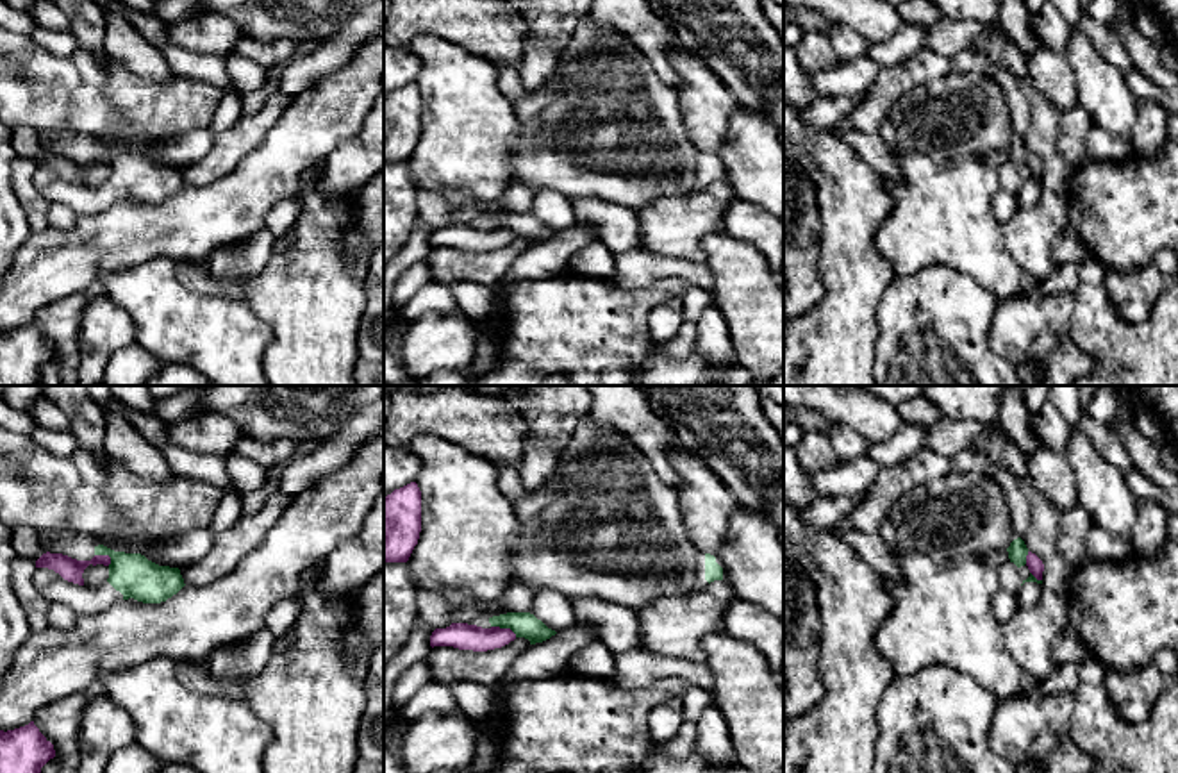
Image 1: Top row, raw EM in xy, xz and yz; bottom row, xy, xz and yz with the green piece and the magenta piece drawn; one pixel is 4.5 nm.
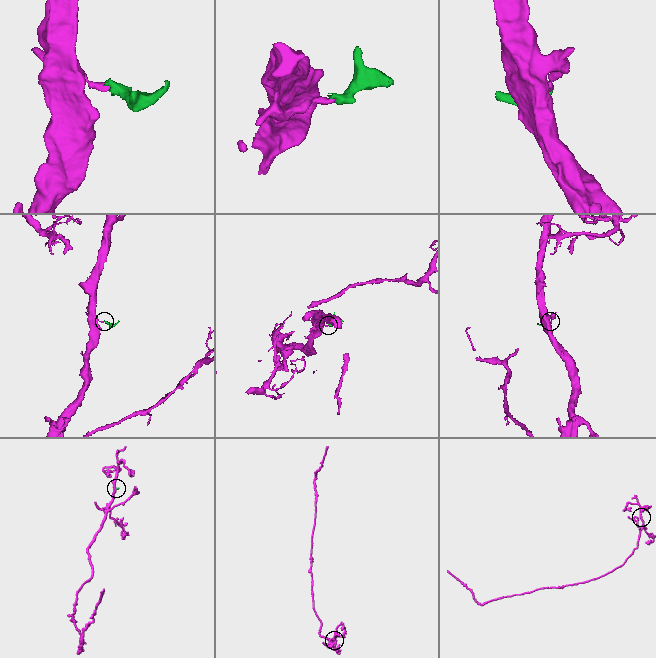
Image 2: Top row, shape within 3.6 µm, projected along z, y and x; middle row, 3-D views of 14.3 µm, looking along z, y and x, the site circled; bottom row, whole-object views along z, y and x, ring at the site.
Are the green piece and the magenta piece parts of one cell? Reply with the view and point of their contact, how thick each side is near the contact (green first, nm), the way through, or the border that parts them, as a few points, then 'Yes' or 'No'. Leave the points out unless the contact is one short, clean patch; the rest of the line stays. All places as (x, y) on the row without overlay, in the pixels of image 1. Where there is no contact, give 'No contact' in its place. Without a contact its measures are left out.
Touches green at xz (504, 227). Thickness 110 nm (green) against 120 nm. Boundary: xz (491, 225), (509, 229), (516, 236). No

